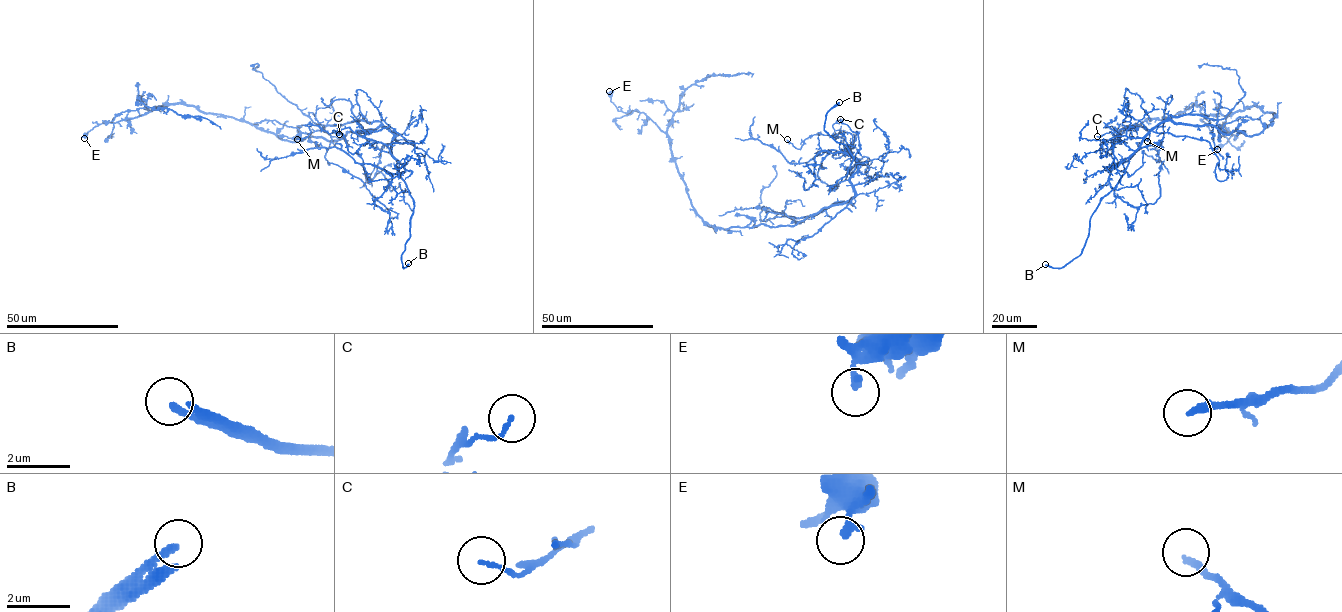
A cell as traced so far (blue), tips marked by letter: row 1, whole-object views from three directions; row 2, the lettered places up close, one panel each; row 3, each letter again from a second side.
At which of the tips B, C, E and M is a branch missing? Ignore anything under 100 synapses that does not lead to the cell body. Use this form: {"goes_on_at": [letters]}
{"goes_on_at": ["B"]}

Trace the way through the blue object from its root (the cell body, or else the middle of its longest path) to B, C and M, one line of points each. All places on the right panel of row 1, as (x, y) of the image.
B: (1235, 131), (1160, 122), (1128, 158), (1117, 185), (1100, 200), (1080, 255), (1060, 268), (1045, 264)
C: (1235, 131), (1168, 120), (1135, 150), (1118, 138), (1101, 142), (1111, 154), (1113, 133), (1097, 136)
M: (1235, 131), (1168, 120), (1132, 150), (1114, 128), (1121, 134), (1142, 126), (1147, 141)

